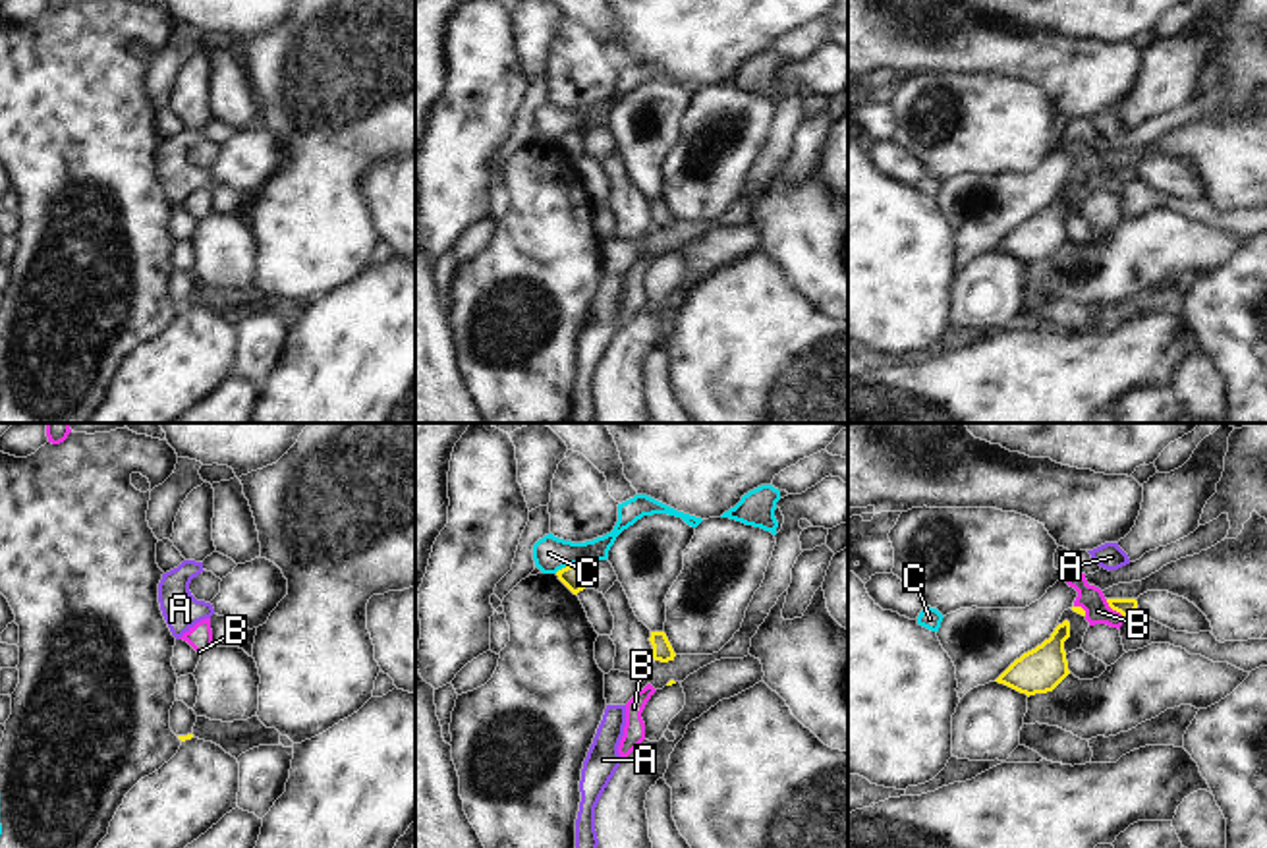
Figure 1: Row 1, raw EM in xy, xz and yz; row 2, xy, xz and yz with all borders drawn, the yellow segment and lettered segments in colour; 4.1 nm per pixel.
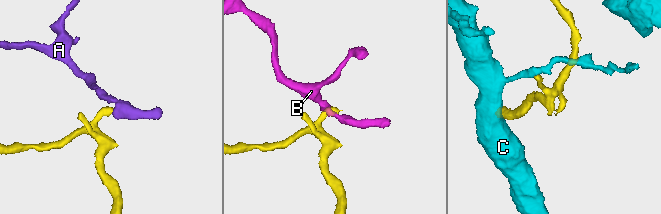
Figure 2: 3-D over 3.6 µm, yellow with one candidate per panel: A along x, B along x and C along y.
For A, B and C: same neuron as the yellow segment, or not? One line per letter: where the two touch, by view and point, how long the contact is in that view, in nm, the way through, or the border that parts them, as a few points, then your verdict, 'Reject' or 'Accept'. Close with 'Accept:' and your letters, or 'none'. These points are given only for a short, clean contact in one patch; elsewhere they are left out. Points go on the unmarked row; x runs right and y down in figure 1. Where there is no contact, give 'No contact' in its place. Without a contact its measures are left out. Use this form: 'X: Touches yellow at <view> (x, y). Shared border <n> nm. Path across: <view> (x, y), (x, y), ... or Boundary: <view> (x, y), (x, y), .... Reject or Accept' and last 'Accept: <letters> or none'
A: Touches yellow at yz (1136, 174). Shared border 30 nm. Path across: yz (1125, 174), (1136, 174), (1138, 174). Accept
B: Touches yellow at yz (1113, 176). Shared border 100 nm. Boundary: yz (1105, 167), (1123, 182). Reject
C: Touches yellow at xz (566, 134). Shared border 110 nm. Reject
Accept: A.

